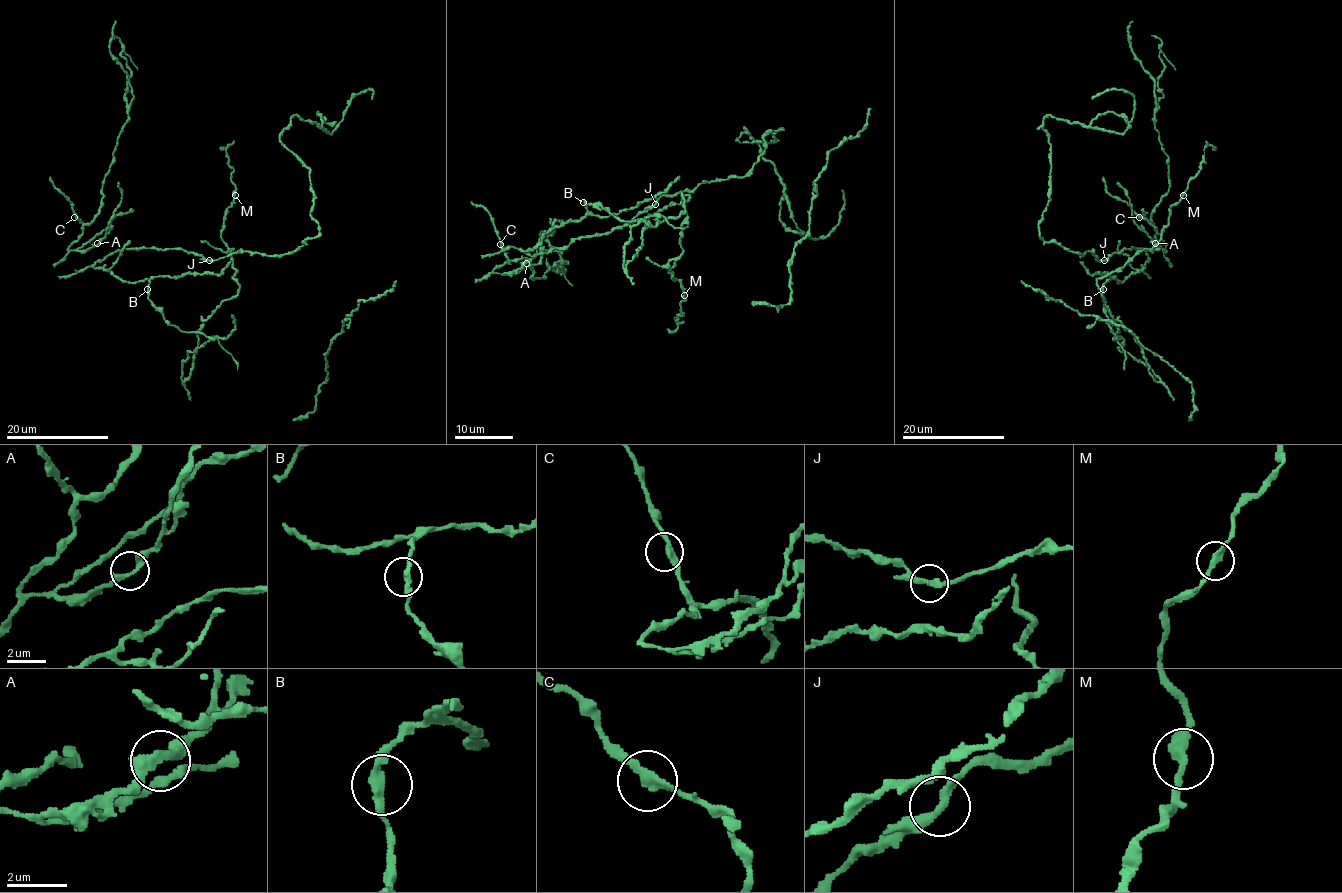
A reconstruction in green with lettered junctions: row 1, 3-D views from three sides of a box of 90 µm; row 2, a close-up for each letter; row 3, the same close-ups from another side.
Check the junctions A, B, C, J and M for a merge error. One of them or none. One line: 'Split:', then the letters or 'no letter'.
Split: no letter

